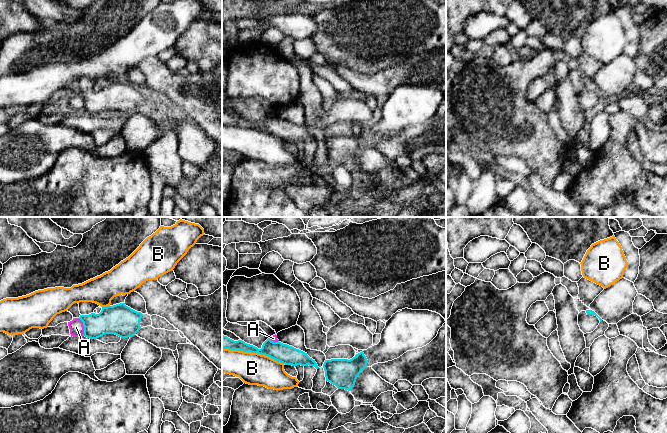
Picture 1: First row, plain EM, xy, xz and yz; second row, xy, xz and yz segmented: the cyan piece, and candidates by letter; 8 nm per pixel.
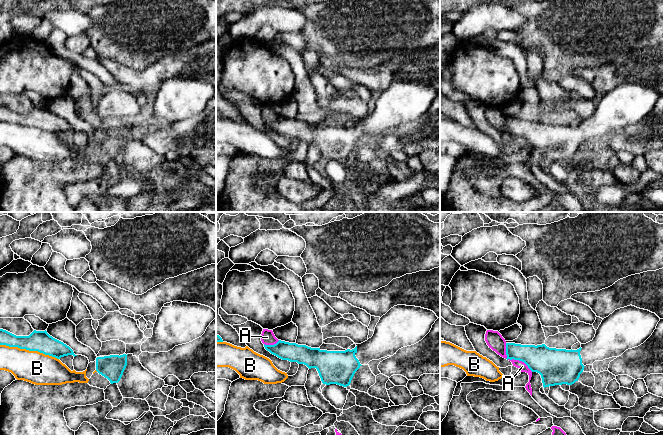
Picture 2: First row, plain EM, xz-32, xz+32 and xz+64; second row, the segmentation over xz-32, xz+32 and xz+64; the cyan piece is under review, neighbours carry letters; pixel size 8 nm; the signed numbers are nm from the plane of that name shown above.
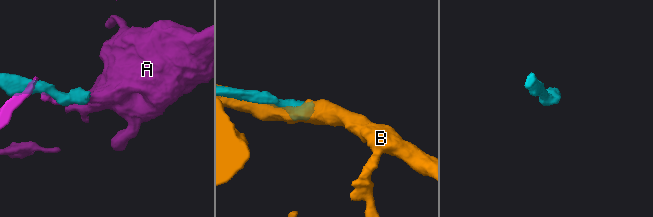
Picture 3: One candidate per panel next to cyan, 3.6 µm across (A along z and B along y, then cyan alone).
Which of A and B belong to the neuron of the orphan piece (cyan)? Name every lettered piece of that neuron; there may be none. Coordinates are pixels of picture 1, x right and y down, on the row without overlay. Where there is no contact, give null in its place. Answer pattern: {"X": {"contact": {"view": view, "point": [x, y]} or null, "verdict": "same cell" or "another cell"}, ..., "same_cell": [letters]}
{"A": {"contact": {"view": "xy", "point": [84, 103]}, "verdict": "another cell"}, "B": {"contact": {"view": "xz", "point": [253, 128]}, "verdict": "another cell"}, "same_cell": []}

